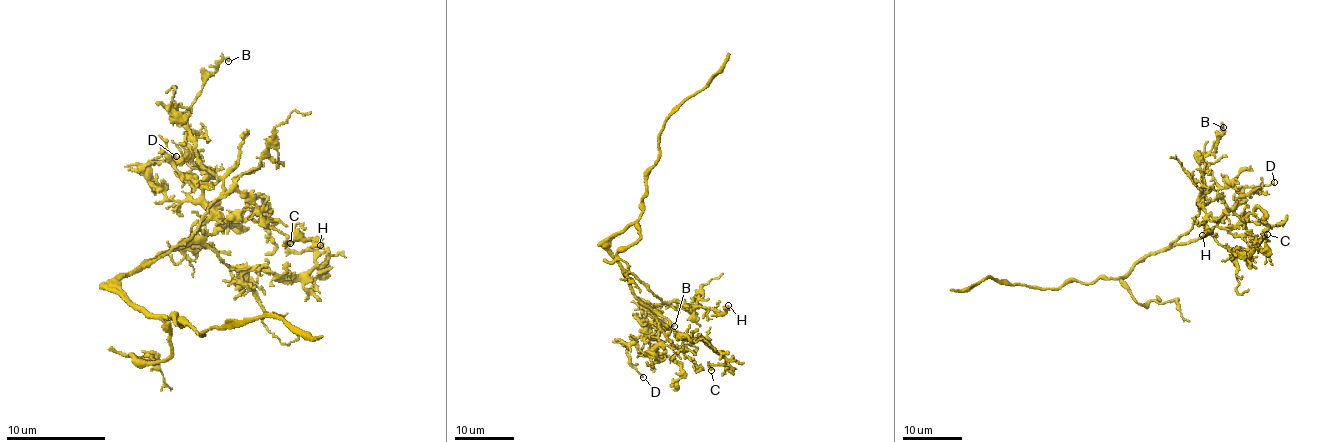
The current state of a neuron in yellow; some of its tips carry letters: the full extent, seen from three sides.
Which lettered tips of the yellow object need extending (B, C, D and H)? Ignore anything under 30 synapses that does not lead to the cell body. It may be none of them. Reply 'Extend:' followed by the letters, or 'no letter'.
Extend: no letter

